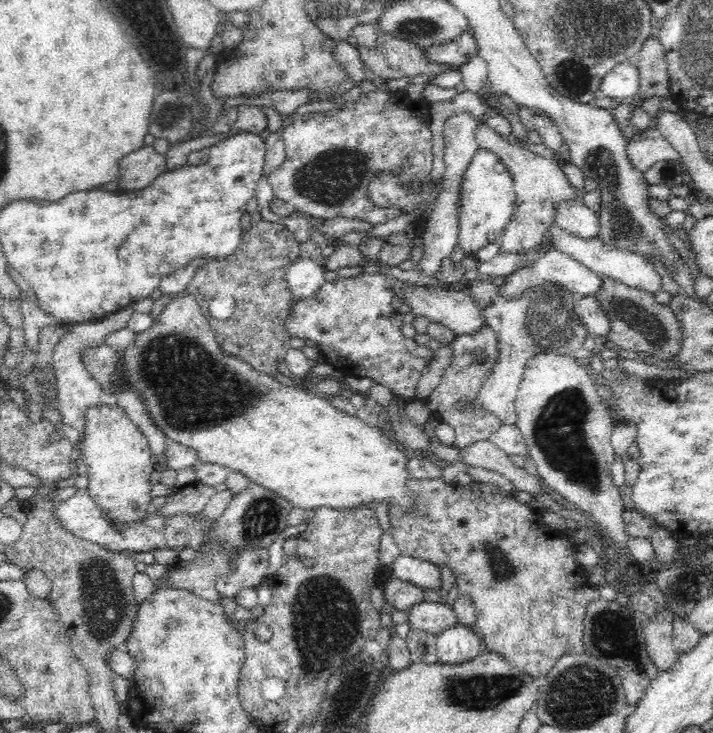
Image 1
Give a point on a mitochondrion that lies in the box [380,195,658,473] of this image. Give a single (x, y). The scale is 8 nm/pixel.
(544, 318)

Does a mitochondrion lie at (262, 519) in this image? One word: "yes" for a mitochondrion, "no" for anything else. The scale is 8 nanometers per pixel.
yes

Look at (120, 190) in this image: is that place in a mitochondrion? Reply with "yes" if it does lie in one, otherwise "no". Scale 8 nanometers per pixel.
no

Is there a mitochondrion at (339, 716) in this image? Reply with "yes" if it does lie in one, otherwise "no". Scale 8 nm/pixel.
yes

